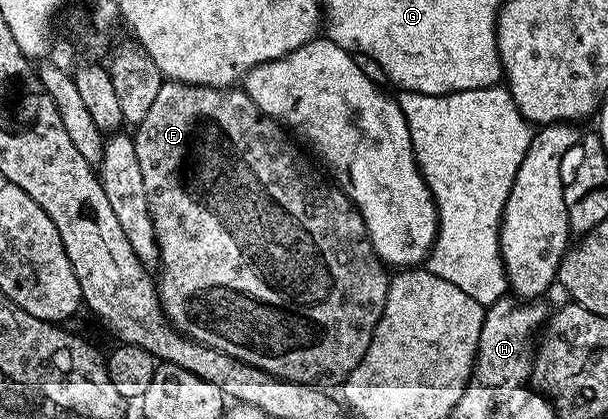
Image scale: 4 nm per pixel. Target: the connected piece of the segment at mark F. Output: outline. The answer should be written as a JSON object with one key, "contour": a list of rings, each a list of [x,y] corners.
{"contour":[[[170,80],[161,84],[158,99],[154,99],[154,107],[150,107],[146,119],[142,119],[142,123],[134,129],[138,167],[142,167],[146,203],[150,207],[156,241],[160,244],[160,261],[164,265],[164,278],[158,281],[160,304],[164,307],[164,316],[177,331],[206,347],[214,347],[283,381],[315,387],[340,387],[350,371],[362,363],[362,355],[366,355],[370,347],[370,339],[386,307],[390,273],[374,251],[366,223],[352,200],[331,180],[323,181],[314,170],[308,169],[307,159],[288,142],[287,136],[289,134],[277,122],[267,117],[249,99],[243,88],[215,89]]]}

